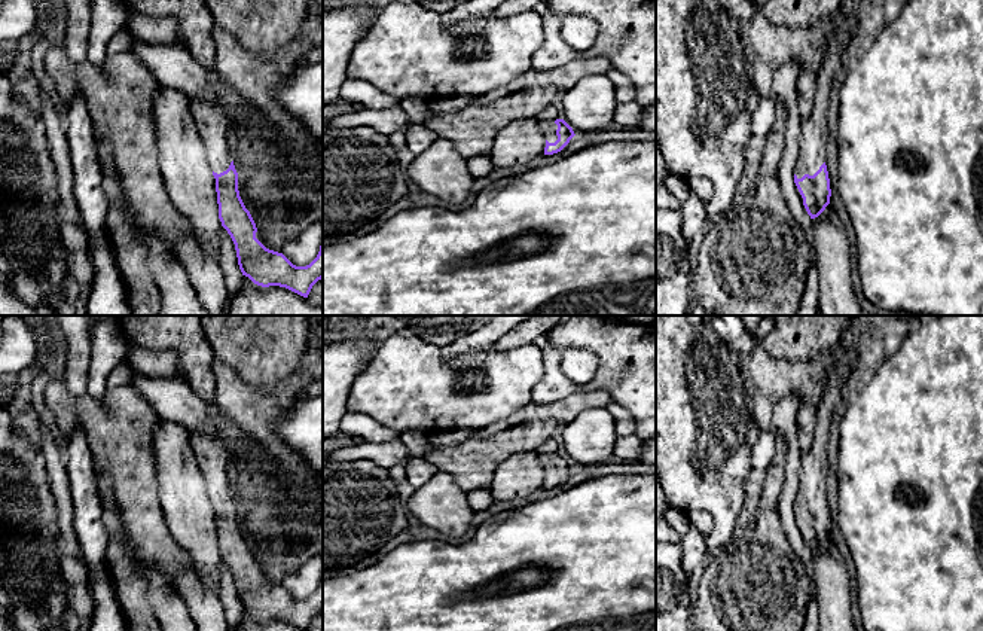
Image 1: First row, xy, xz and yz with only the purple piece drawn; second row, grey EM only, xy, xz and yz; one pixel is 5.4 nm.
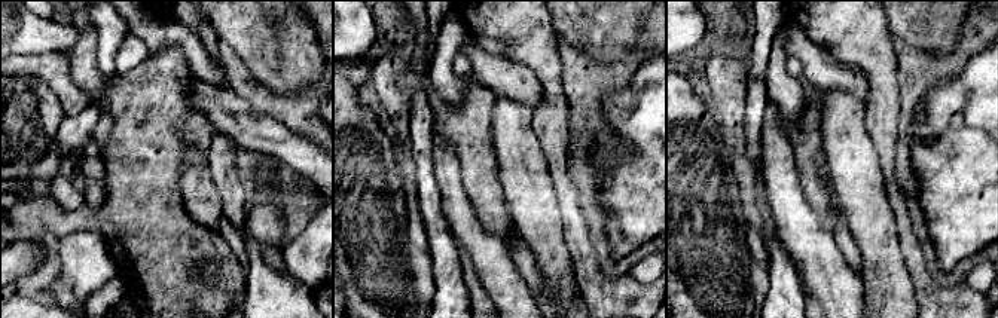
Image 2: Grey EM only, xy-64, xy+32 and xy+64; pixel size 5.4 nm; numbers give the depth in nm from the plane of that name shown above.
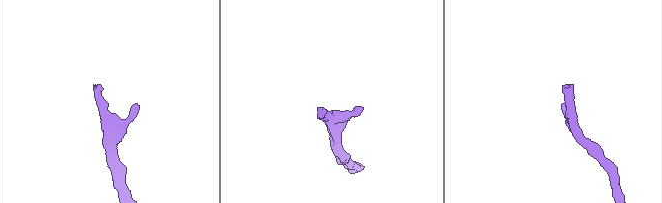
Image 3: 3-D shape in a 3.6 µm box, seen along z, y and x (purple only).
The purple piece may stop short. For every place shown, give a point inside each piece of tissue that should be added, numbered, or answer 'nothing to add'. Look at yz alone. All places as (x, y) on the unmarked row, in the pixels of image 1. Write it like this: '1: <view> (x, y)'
1: yz (811, 490)

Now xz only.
1: xz (549, 460)

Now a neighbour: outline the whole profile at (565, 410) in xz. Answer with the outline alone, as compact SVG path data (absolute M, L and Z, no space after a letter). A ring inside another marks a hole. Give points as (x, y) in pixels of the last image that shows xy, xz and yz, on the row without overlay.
M577 388L570 396L562 397L559 402L552 402L546 405L538 405L537 402L531 400L519 411L516 411L513 415L495 421L486 427L477 429L470 439L485 439L509 427L515 427L525 421L534 421L534 420L555 420L559 421L561 424L565 424L584 409L607 408L610 402L611 402L610 394L602 388L598 390Z

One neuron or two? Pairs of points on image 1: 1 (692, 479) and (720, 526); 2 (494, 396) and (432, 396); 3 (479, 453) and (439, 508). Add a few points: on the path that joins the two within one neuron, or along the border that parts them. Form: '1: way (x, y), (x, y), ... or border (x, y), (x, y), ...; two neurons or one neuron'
1: way (704, 491), (720, 508), (720, 514); one neuron
2: way (479, 396), (466, 401), (446, 396); one neuron
3: border (437, 469), (448, 473), (467, 493); two neurons

